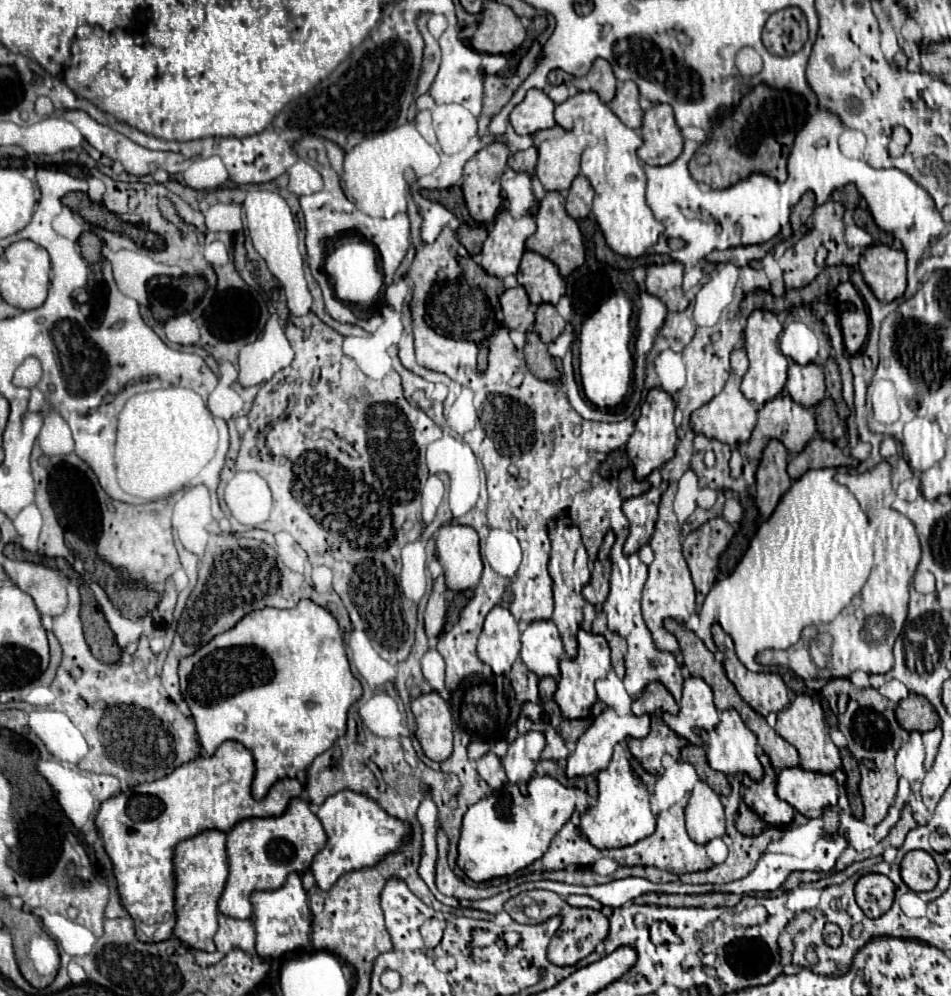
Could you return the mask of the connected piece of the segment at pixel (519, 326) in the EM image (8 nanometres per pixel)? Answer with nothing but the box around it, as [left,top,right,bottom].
[501,286,535,332]

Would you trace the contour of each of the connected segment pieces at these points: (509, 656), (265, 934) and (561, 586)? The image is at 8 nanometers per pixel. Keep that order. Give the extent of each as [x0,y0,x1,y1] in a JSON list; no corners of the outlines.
[[477,606,521,674],[251,874,311,958],[549,518,591,658]]

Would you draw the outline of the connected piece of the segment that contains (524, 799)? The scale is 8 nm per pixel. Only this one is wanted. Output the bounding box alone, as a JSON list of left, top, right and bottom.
[457,776,589,882]

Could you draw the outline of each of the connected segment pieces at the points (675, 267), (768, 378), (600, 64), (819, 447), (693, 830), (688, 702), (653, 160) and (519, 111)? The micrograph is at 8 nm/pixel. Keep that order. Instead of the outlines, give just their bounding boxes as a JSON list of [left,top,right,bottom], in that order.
[[647,262,689,312],[741,310,789,406],[549,58,617,104],[789,438,857,480],[685,782,725,844],[663,678,719,746],[637,104,683,166],[511,90,555,136]]

